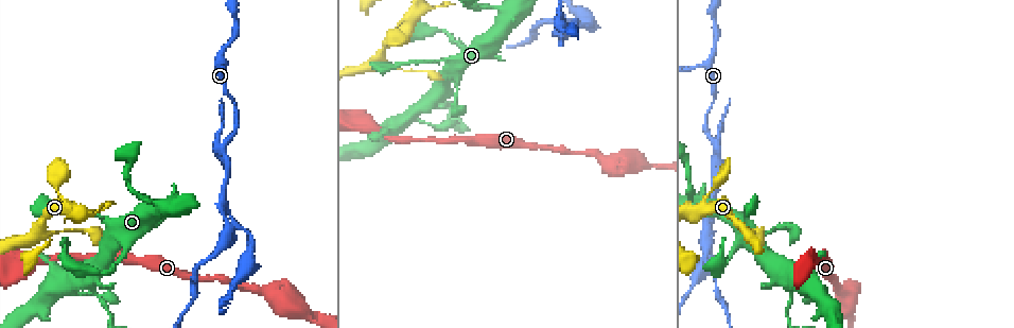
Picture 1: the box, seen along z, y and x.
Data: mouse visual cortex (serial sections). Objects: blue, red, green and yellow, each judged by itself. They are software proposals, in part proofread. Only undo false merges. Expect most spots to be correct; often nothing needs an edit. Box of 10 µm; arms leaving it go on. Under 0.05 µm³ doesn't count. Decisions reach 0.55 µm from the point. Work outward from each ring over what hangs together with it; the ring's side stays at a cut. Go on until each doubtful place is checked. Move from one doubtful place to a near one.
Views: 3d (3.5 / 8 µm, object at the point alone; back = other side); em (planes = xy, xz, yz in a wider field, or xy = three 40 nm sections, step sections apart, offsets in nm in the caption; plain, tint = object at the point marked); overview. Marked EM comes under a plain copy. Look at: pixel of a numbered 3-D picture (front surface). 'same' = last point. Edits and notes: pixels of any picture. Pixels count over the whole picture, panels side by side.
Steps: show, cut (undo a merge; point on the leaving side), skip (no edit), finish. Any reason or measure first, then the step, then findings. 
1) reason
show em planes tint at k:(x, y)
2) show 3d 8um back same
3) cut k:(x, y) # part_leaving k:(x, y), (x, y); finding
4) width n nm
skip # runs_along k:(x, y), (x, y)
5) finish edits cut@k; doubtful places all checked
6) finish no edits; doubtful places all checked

small branch off a trunk
show 3d 8um at 1:(53, 231)

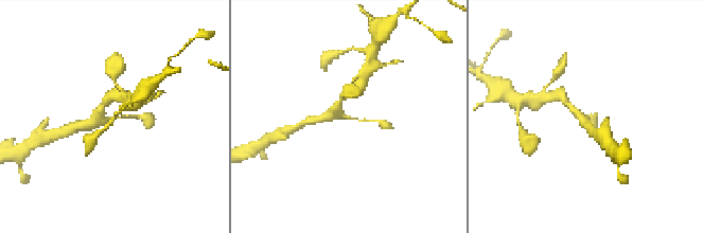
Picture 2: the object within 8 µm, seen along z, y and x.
show 3d 3.5um same

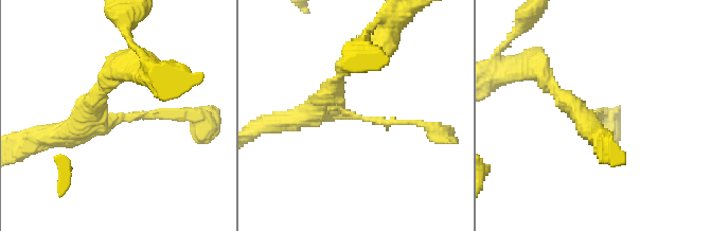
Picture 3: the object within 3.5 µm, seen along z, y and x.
arms 3; arm_widths 100, 200, 350 nm; need the tissue
show em xy step 1 tint at 3:(122, 118)

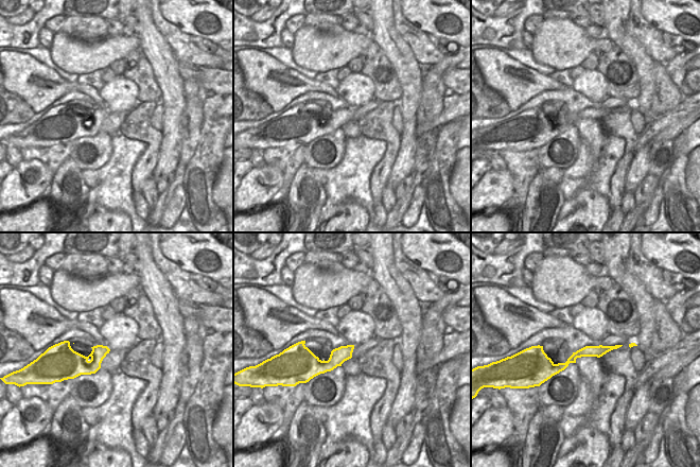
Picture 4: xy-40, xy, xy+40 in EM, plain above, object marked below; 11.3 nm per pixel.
skip # runs_along 4:(608, 348), (580, 352), (562, 366), (544, 358); all the same cell

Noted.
side arm on a straight run
show 3d 8um at 1:(85, 278)

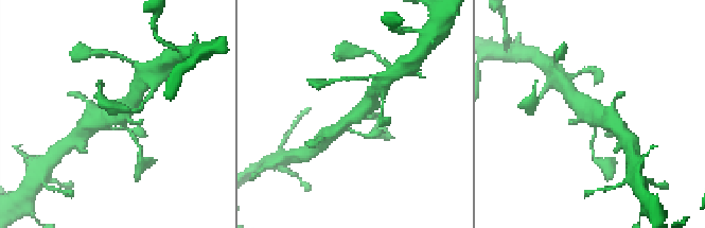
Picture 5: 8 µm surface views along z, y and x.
show 3d 3.5um same

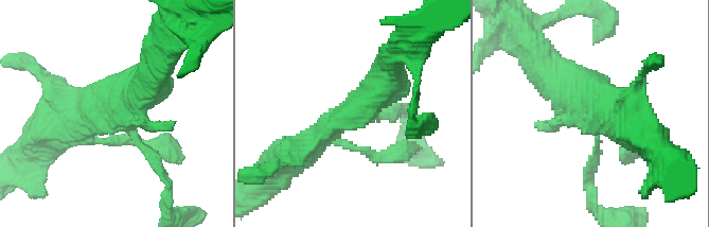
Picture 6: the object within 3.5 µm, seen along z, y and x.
now the EM
show em xy step 3 tint at 6:(589, 102)

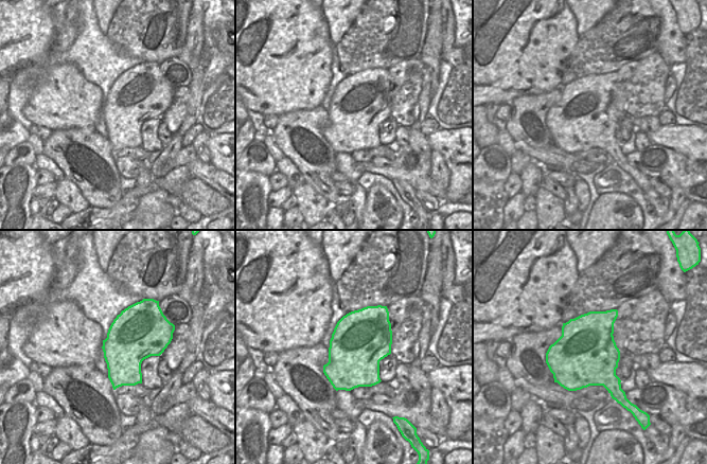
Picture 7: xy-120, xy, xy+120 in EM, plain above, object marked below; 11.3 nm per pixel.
skip # runs_along 6:(390, 62), (387, 83), (305, 149); all the same cell

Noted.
three arms meet
show 3d 3.5um at 1:(224, 200)

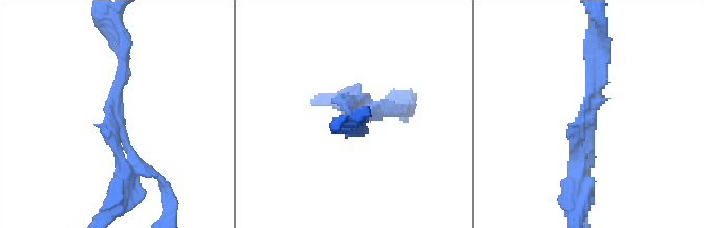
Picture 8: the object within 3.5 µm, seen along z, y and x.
show em xy step 3 tint at 8:(589, 116)

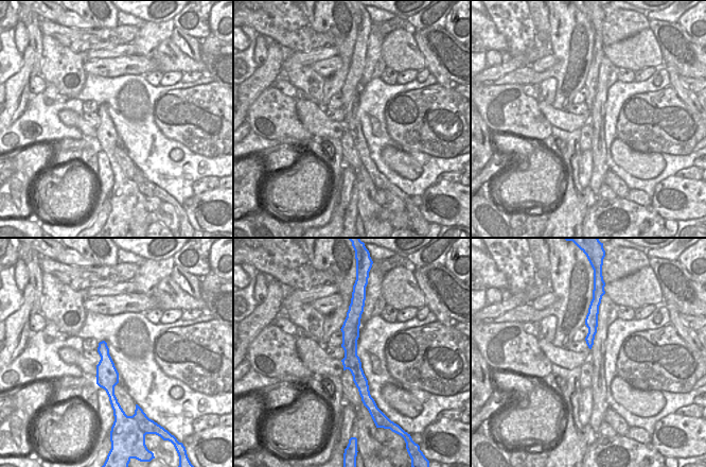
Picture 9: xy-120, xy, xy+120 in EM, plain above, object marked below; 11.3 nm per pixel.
arms 3
cut 8:(169, 199) # part_leaving 8:(120, 123), (129, 153), (165, 186), (172, 208); a second cell is stuck on

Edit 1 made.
finish edits cut@8; doubtful places all checked

